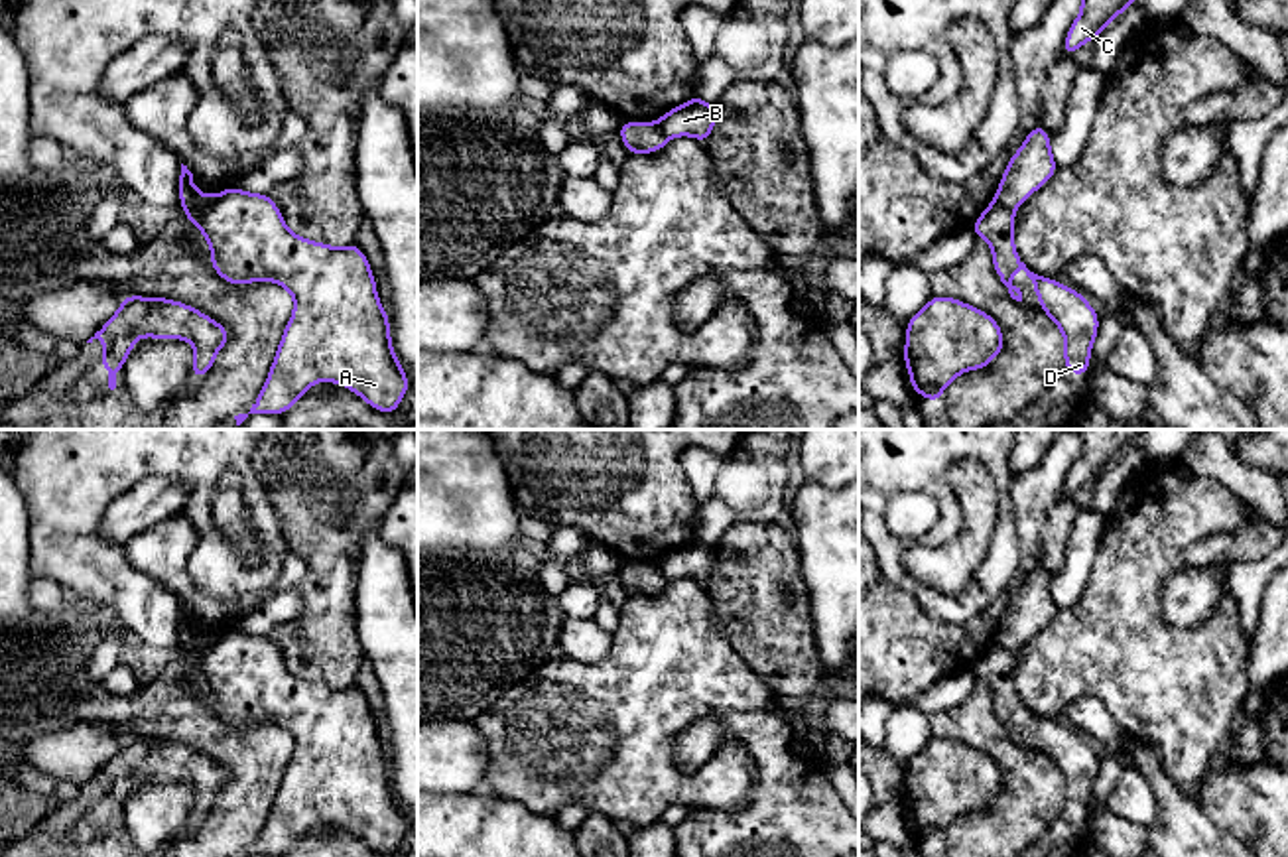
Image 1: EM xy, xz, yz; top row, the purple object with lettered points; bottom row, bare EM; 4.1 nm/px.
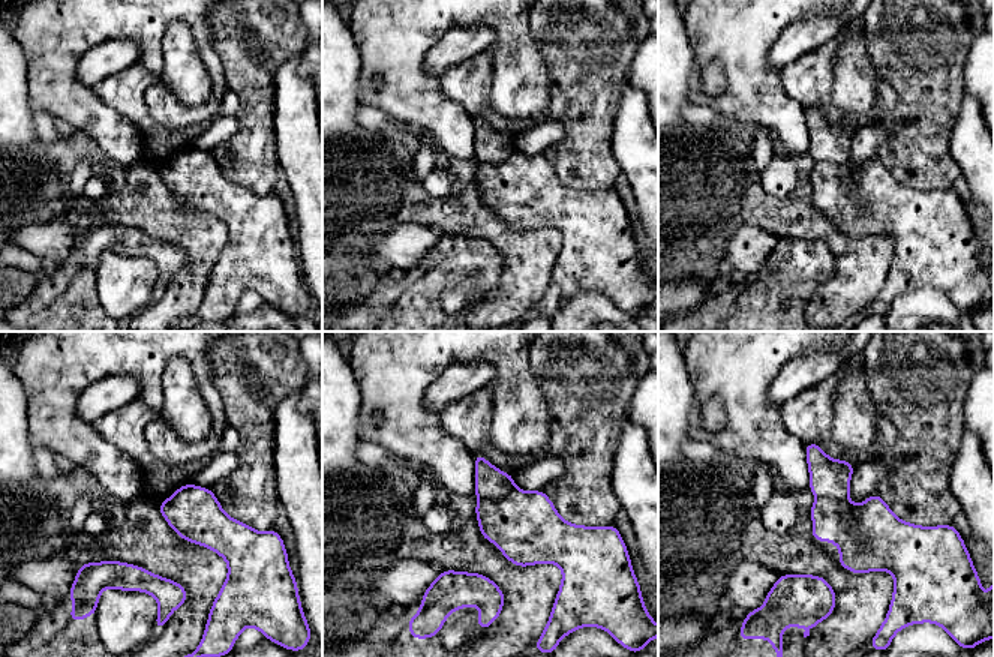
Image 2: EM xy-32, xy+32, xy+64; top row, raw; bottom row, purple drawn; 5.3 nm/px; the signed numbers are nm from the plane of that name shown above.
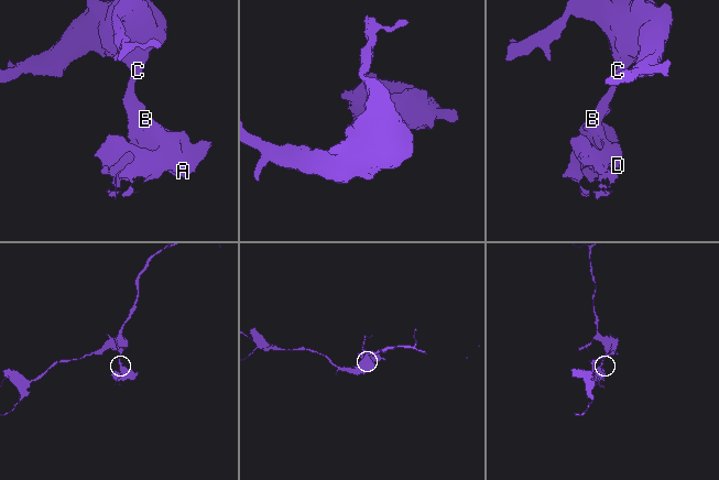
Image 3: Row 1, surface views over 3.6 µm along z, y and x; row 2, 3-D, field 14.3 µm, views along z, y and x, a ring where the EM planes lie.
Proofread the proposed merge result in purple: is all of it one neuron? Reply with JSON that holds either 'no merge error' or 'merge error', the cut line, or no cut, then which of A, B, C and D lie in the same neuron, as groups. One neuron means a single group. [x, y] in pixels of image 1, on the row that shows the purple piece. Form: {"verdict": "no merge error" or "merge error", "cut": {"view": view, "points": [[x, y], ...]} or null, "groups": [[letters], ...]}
{"verdict": "merge error", "cut": {"view": "xy", "points": [[221, 194], [203, 209], [186, 209]]}, "groups": [["A", "B", "D"], ["C"]]}

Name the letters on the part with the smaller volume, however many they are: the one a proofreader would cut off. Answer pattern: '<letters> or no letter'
A, B, D

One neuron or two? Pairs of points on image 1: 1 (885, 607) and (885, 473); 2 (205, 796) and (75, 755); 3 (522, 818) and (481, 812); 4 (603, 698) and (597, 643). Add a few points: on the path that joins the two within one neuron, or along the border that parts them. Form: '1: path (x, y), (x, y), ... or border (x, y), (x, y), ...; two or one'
1: border (879, 566), (889, 580), (912, 595); two
2: border (123, 735), (123, 745), (79, 787); two
3: path (513, 818), (501, 818), (491, 812); one
4: border (613, 635), (597, 660), (562, 655); two

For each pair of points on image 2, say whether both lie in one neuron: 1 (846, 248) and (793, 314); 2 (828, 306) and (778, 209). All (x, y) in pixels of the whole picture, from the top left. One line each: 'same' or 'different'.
1: different
2: same

